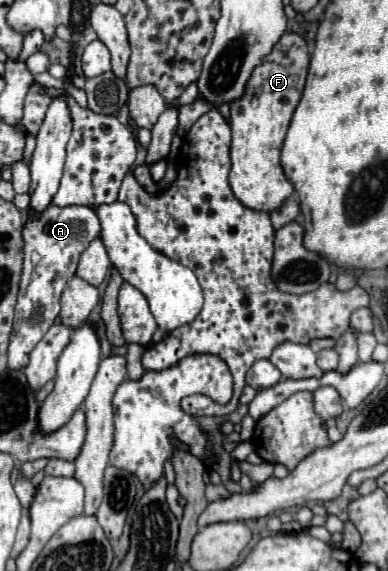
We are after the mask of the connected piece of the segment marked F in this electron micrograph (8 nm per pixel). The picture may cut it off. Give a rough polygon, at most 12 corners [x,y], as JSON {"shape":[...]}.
{"shape":[[285,33],[231,103],[231,175],[249,209],[293,185],[281,145],[309,49]]}

